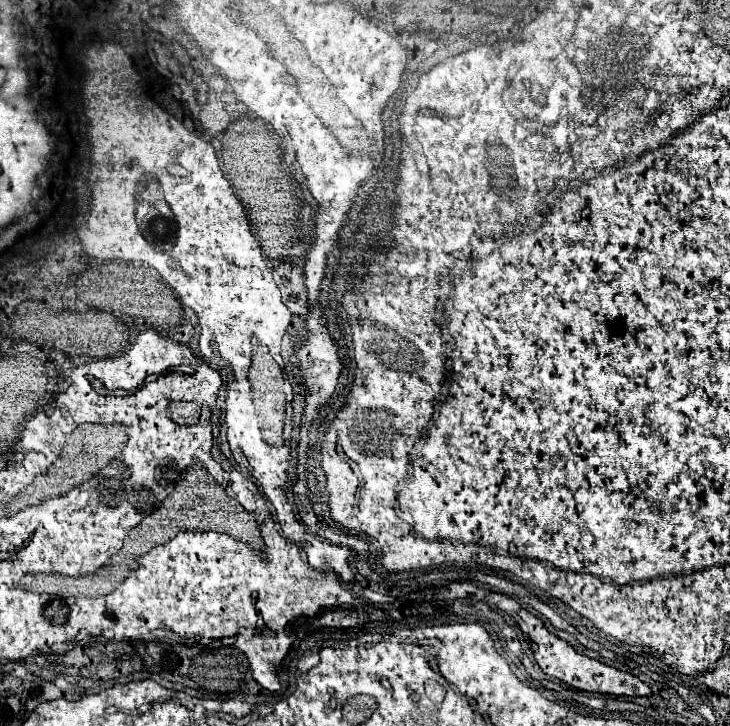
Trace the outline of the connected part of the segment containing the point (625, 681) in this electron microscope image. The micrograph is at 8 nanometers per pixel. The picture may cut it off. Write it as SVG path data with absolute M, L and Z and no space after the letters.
M494 594L492 596L492 606L502 610L504 614L508 616L516 616L520 620L520 628L524 630L524 634L528 636L528 640L534 644L534 658L536 662L540 664L542 672L548 674L548 676L554 676L566 684L570 684L572 688L576 690L584 690L584 692L598 692L598 694L612 694L612 696L624 697L624 696L634 696L634 697L649 697L652 694L652 690L640 682L636 676L628 674L628 672L620 672L616 668L610 668L598 660L592 660L592 658L586 658L582 654L578 654L568 642L552 636L550 632L544 630L542 622L532 616L528 610L522 610L520 602L506 596L506 594Z

